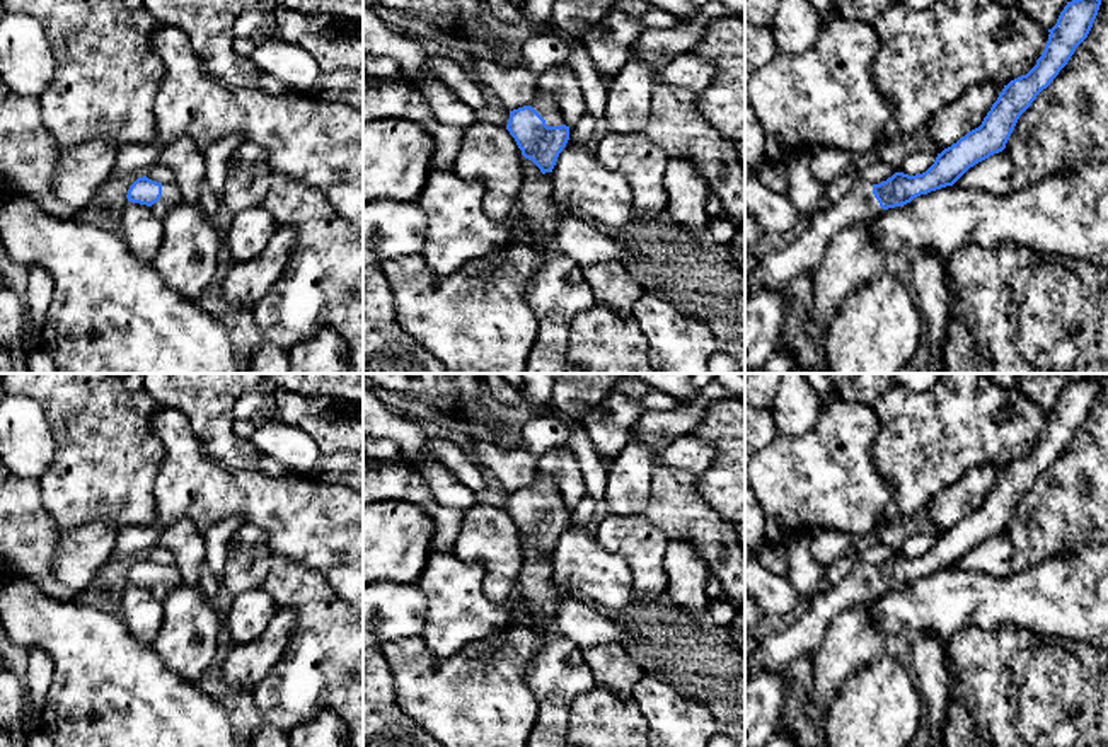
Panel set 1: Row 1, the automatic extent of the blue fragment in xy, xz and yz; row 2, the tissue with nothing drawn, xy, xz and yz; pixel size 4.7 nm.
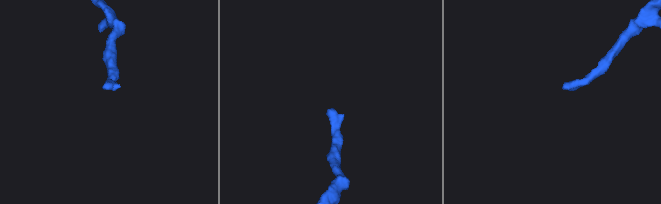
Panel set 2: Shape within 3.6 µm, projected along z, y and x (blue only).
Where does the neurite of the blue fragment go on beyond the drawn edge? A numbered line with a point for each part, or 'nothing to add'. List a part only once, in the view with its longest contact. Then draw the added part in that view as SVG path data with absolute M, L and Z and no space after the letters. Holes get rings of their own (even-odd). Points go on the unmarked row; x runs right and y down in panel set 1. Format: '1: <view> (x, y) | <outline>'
1: xz (544, 486) | M537 472L532 483L532 489L545 501L547 508L564 507L561 493L552 478Z

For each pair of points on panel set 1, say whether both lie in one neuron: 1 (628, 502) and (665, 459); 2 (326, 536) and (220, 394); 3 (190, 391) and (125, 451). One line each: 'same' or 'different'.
1: same
2: different
3: different

